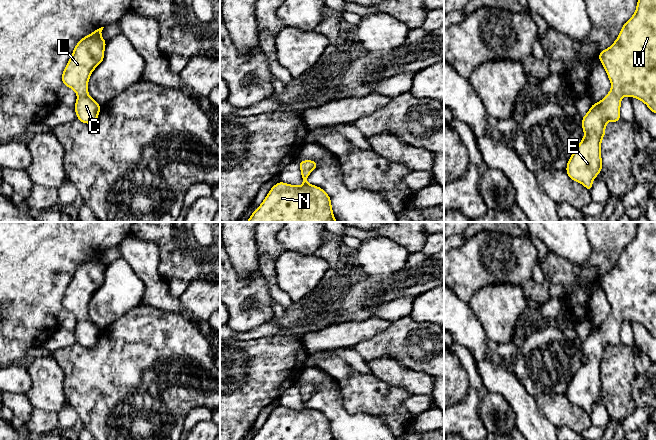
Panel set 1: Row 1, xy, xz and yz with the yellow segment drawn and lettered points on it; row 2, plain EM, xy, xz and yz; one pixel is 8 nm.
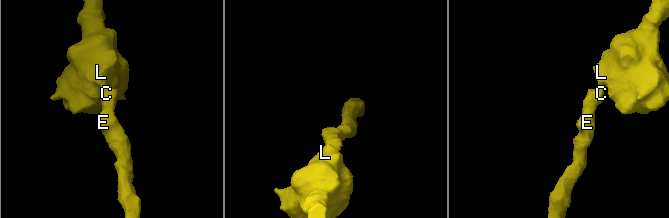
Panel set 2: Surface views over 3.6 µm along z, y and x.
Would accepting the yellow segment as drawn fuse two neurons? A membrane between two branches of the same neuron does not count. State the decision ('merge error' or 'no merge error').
no merge error

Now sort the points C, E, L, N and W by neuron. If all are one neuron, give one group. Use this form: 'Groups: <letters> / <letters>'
Groups: C E L N W

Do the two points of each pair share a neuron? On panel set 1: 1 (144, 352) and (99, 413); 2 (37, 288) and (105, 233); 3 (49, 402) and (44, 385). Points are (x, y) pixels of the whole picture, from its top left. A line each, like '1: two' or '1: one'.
1: one
2: one
3: one

